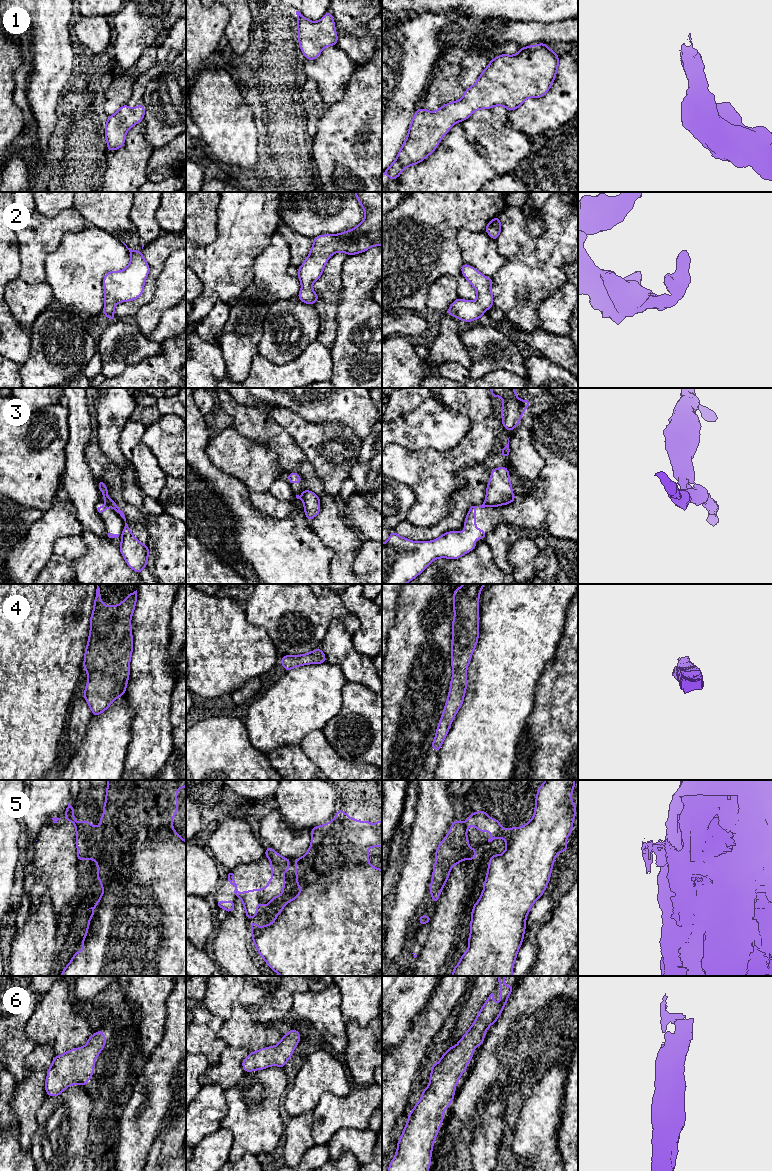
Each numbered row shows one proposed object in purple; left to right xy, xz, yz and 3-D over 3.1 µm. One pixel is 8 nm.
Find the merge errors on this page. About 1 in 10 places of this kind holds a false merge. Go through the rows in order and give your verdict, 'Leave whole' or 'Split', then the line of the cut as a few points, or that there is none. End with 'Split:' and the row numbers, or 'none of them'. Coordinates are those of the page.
1: Leave whole. No split
2: Leave whole. No split
3: Split. Split along xy (107, 503), (110, 505)
4: Leave whole. No split
5: Split. Split along xz (271, 861), (282, 872)
6: Leave whole. No split
Split: 3, 5

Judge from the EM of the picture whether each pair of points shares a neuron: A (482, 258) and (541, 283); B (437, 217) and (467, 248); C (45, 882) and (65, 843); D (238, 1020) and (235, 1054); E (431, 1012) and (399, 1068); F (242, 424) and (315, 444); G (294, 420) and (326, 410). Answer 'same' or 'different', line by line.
A: different
B: different
C: same
D: different
E: same
F: different
G: different

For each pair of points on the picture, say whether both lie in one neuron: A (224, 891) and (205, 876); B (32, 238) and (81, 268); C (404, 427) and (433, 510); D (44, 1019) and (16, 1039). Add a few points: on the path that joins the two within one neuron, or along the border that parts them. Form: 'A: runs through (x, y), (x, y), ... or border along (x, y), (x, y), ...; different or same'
A: border along (220, 883), (214, 892); different
B: border along (67, 231), (59, 245), (46, 257), (45, 273); different
C: border along (392, 443), (397, 443), (409, 450), (436, 450); different
D: border along (30, 1017), (25, 1028), (25, 1034), (35, 1045); different

